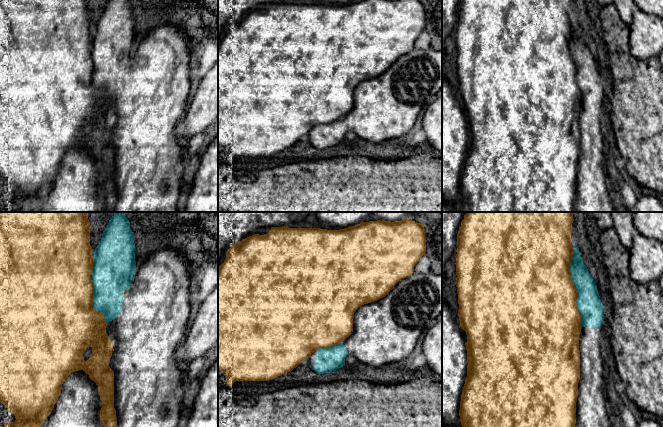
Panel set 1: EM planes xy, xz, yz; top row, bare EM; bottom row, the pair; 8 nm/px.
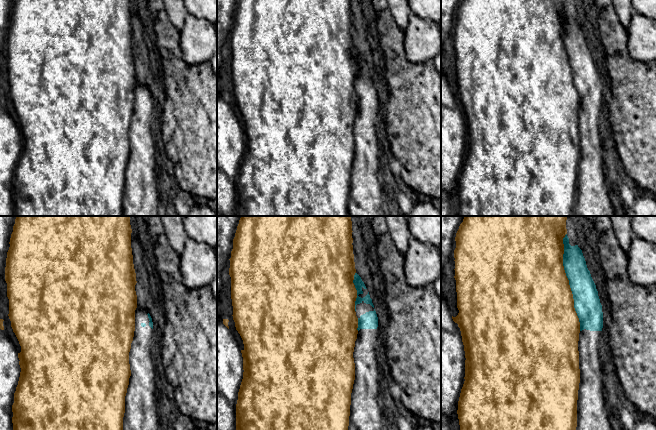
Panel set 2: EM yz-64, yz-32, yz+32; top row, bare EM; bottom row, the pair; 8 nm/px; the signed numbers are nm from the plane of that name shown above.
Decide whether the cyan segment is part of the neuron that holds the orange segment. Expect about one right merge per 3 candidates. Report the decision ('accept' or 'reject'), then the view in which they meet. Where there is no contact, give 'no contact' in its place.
reject | yz

